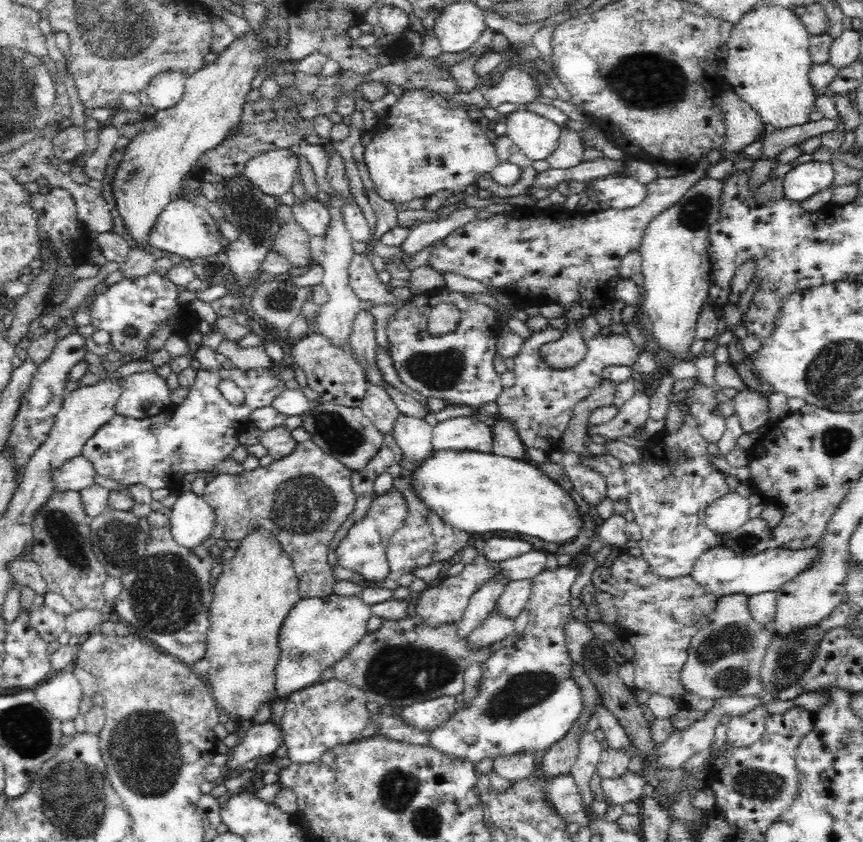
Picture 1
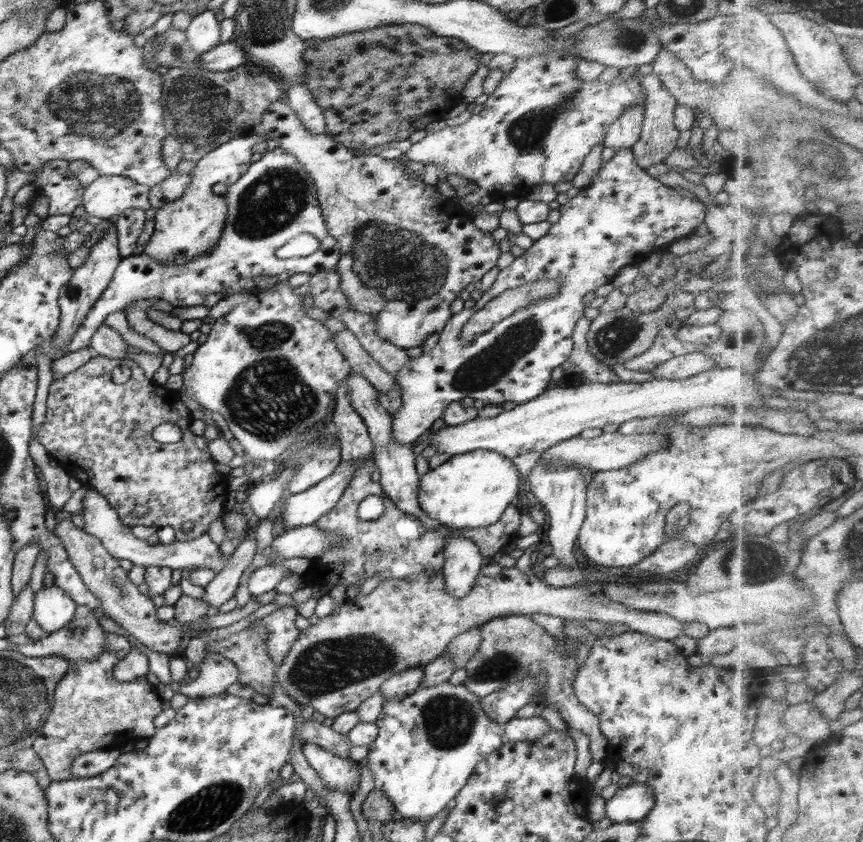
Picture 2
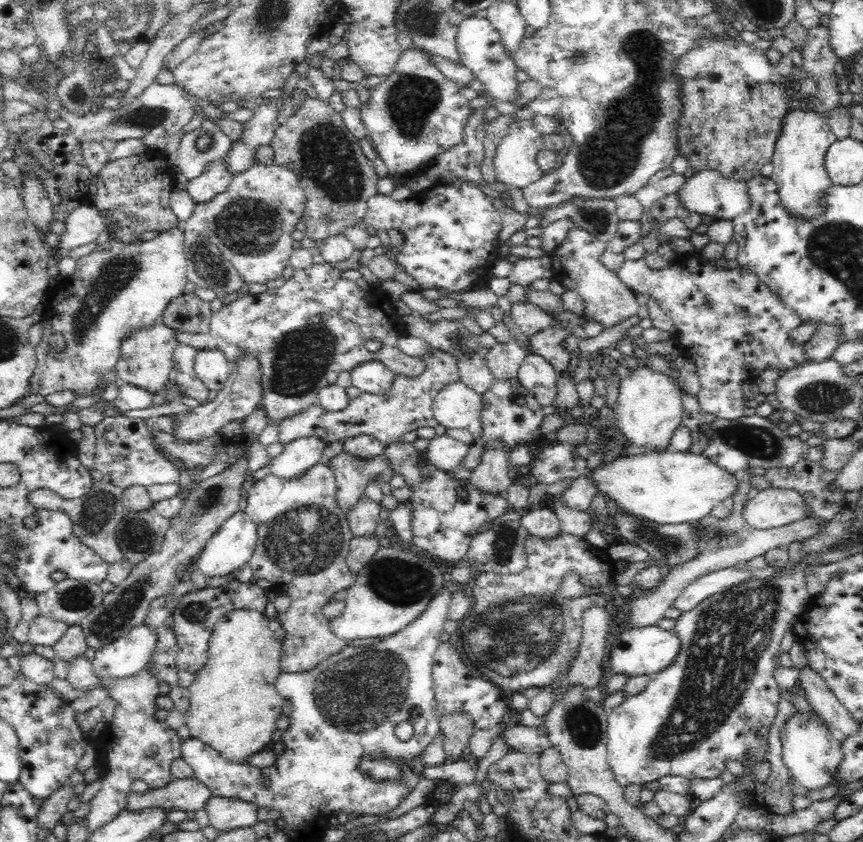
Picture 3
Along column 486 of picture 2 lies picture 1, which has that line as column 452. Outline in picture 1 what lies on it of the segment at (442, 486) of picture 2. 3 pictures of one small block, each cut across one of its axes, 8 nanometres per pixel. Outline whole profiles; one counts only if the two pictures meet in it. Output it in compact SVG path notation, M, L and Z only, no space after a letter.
M433 450L430 458L426 458L424 462L420 462L417 469L413 472L413 484L418 497L422 499L422 504L426 505L426 510L436 513L442 520L455 529L474 534L480 532L518 532L518 534L526 534L526 536L537 536L544 542L554 542L554 544L562 544L568 542L578 536L578 530L584 524L584 518L578 508L581 503L575 493L570 494L564 487L557 484L552 478L549 478L539 467L538 464L529 459L521 461L515 458L498 456L494 453L485 453L471 450Z

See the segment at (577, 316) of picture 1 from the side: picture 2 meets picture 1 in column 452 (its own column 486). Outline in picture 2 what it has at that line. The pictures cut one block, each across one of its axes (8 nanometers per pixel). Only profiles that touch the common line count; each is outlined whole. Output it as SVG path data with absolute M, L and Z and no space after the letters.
M284 98L271 102L266 112L262 115L262 122L256 127L256 133L266 136L266 138L278 140L279 147L283 148L288 154L293 154L297 161L304 166L306 172L313 178L317 186L317 200L324 216L324 222L328 230L328 234L332 238L336 238L336 244L340 248L341 258L336 264L336 274L340 276L340 286L344 294L349 300L350 306L358 312L366 313L373 318L374 326L376 326L376 334L383 340L394 344L398 349L410 349L422 347L424 341L435 333L440 333L448 320L453 315L450 311L450 304L459 297L460 292L468 286L468 284L480 281L482 277L492 270L497 264L497 259L500 256L500 248L494 242L490 232L484 232L480 228L474 226L472 216L468 211L460 207L455 199L446 198L440 194L434 185L428 185L422 178L415 176L404 162L396 159L383 159L379 155L371 155L368 151L359 154L354 154L347 146L336 142L336 139L328 134L328 132L316 134L310 132L304 123L300 120L299 114L288 106Z

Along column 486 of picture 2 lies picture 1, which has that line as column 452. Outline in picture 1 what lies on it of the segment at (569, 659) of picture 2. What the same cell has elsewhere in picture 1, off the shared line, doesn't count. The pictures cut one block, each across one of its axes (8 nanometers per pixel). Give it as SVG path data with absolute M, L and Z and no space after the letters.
M418 615L406 617L404 620L383 620L378 630L368 632L356 646L333 664L334 678L364 690L368 696L368 702L378 702L382 706L394 706L394 708L404 708L414 702L434 700L442 696L459 697L464 690L466 668L474 662L484 664L496 650L514 644L518 638L520 637L516 637L513 633L504 640L493 642L487 647L472 649L468 645L468 639L458 635L456 623L433 627L426 625Z

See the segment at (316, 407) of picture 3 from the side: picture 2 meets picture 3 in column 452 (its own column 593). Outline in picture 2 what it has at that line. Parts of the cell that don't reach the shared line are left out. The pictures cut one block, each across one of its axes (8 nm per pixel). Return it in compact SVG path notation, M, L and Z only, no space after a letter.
M582 317L576 321L572 336L573 350L563 364L565 375L562 379L567 386L573 387L587 382L612 383L619 379L612 373L610 366L602 364L589 350L586 336L592 324L592 319Z

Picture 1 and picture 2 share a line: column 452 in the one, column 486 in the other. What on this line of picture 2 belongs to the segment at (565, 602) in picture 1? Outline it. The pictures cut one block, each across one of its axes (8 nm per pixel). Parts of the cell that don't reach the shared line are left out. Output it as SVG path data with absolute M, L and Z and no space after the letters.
M444 682L444 684L438 684L438 686L419 688L416 692L409 694L408 698L390 700L390 702L383 703L382 712L380 712L380 716L378 716L378 720L375 722L379 729L378 737L376 738L376 741L372 743L370 748L368 748L368 756L364 762L368 763L368 766L374 773L374 789L381 790L381 792L384 793L384 796L392 801L392 808L394 808L395 812L399 812L402 815L402 819L428 824L428 822L430 822L440 811L452 804L453 798L467 783L470 775L475 771L478 762L492 752L499 750L500 747L506 743L502 725L496 724L496 722L492 721L484 714L480 700L481 698L470 692L464 684L454 686L454 684L450 684L450 682Z

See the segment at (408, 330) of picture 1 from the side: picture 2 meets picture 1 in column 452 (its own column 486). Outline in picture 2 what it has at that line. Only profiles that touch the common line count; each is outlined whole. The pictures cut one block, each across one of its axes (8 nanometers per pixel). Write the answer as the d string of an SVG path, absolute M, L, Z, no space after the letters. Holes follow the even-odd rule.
M630 147L616 150L615 155L603 163L589 187L560 206L560 220L552 224L549 232L534 241L520 258L516 258L510 266L500 270L496 282L483 292L482 297L465 306L461 312L453 314L448 324L439 333L437 346L418 358L410 359L393 375L400 387L402 404L394 414L391 414L392 436L399 444L415 445L430 431L435 420L441 418L445 406L458 402L462 398L482 400L489 404L515 402L524 404L540 396L550 385L552 370L563 366L572 354L572 336L577 320L584 317L582 298L587 292L594 292L600 286L612 283L620 270L628 264L635 264L641 258L650 254L656 247L672 243L703 228L707 212L707 204L685 188L671 188L640 168ZM540 279L558 279L562 281L557 295L552 298L541 298L528 306L515 310L488 332L480 334L472 342L464 342L460 338L464 324L486 306L493 298L506 290L518 288Z

